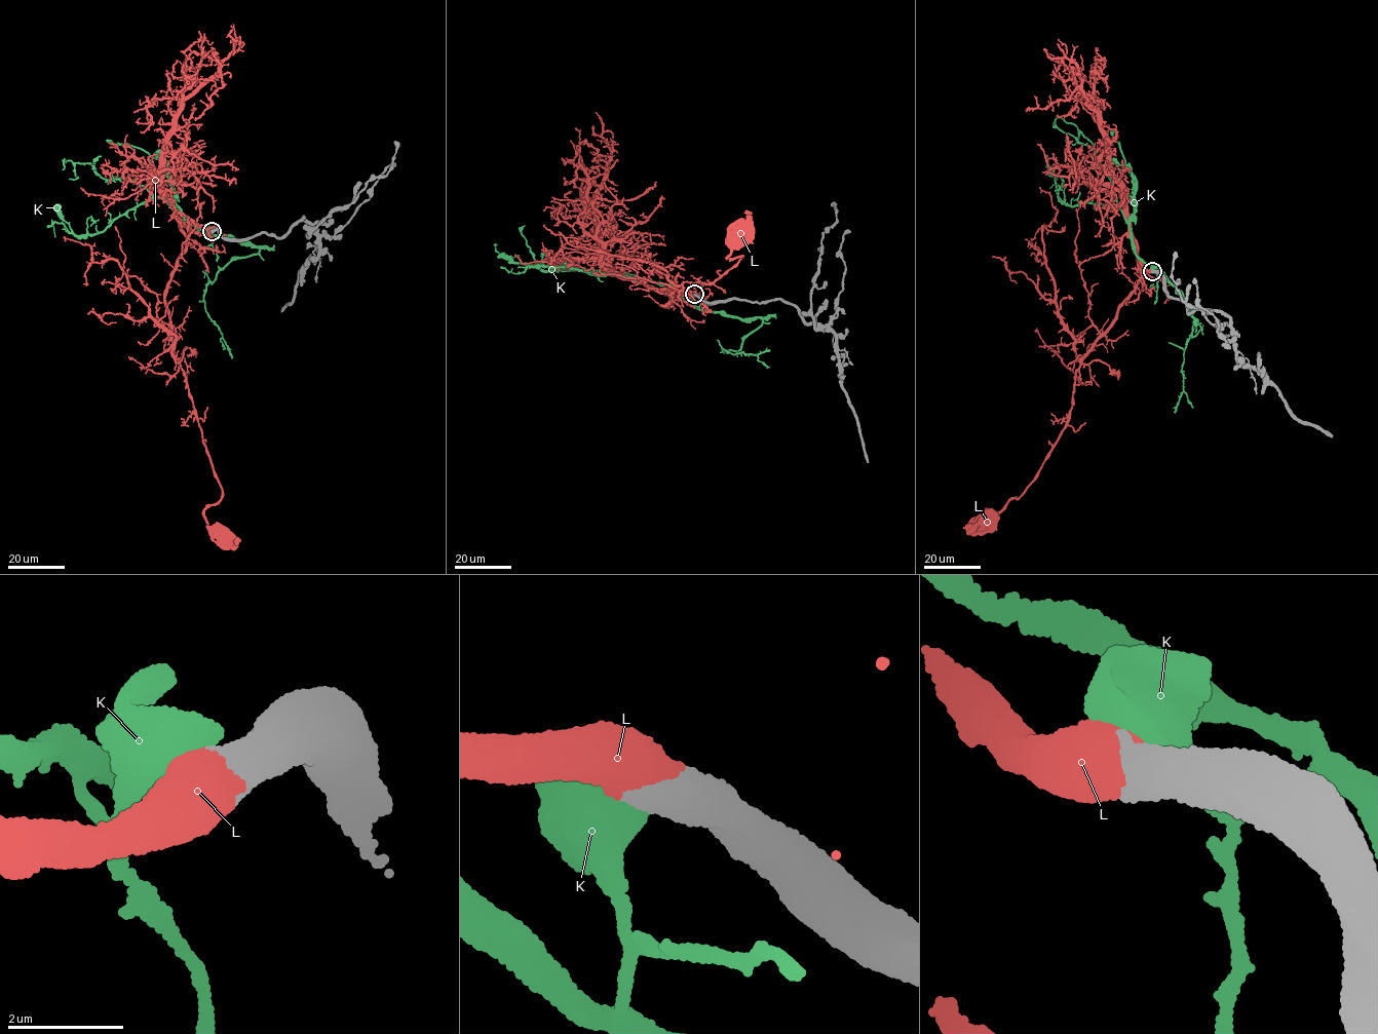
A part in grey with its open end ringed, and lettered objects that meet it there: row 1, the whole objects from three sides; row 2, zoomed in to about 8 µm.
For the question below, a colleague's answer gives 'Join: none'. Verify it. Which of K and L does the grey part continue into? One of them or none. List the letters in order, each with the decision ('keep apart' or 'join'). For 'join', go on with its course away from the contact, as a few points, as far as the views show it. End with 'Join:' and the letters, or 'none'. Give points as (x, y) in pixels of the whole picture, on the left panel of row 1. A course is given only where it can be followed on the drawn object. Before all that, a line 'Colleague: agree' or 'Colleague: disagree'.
Colleague: disagree
K: keep apart
L: join; course (212, 231), (198, 234), (180, 224), (185, 253), (165, 305), (176, 357), (222, 493), (204, 514), (223, 537)
Join: L

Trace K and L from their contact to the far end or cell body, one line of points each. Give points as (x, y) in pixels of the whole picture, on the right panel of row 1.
K: (1153, 270), (1160, 271), (1137, 256), (1127, 223), (1117, 207), (1089, 201), (1071, 205), (1058, 197), (1046, 154)
L: (1152, 271), (1141, 264), (1136, 247), (1137, 288), (1077, 369), (1070, 420), (1024, 493), (982, 523)

